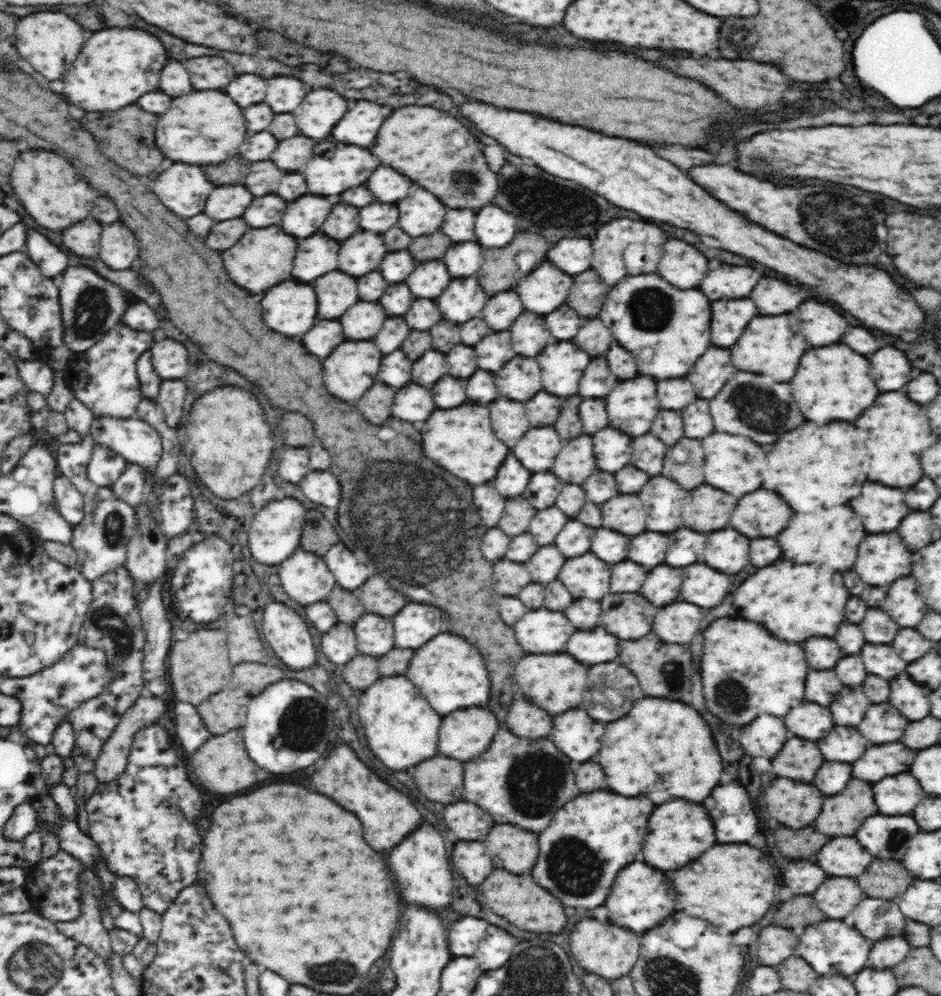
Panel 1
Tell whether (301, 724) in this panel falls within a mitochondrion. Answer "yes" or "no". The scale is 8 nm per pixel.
yes

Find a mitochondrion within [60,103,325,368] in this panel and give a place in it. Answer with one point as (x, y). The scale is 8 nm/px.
(91, 311)

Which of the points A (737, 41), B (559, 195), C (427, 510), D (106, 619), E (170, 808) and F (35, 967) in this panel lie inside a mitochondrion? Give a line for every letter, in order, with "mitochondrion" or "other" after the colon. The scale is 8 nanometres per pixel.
A: mitochondrion
B: other
C: mitochondrion
D: mitochondrion
E: mitochondrion
F: mitochondrion

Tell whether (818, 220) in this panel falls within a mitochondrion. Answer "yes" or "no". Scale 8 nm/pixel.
yes

